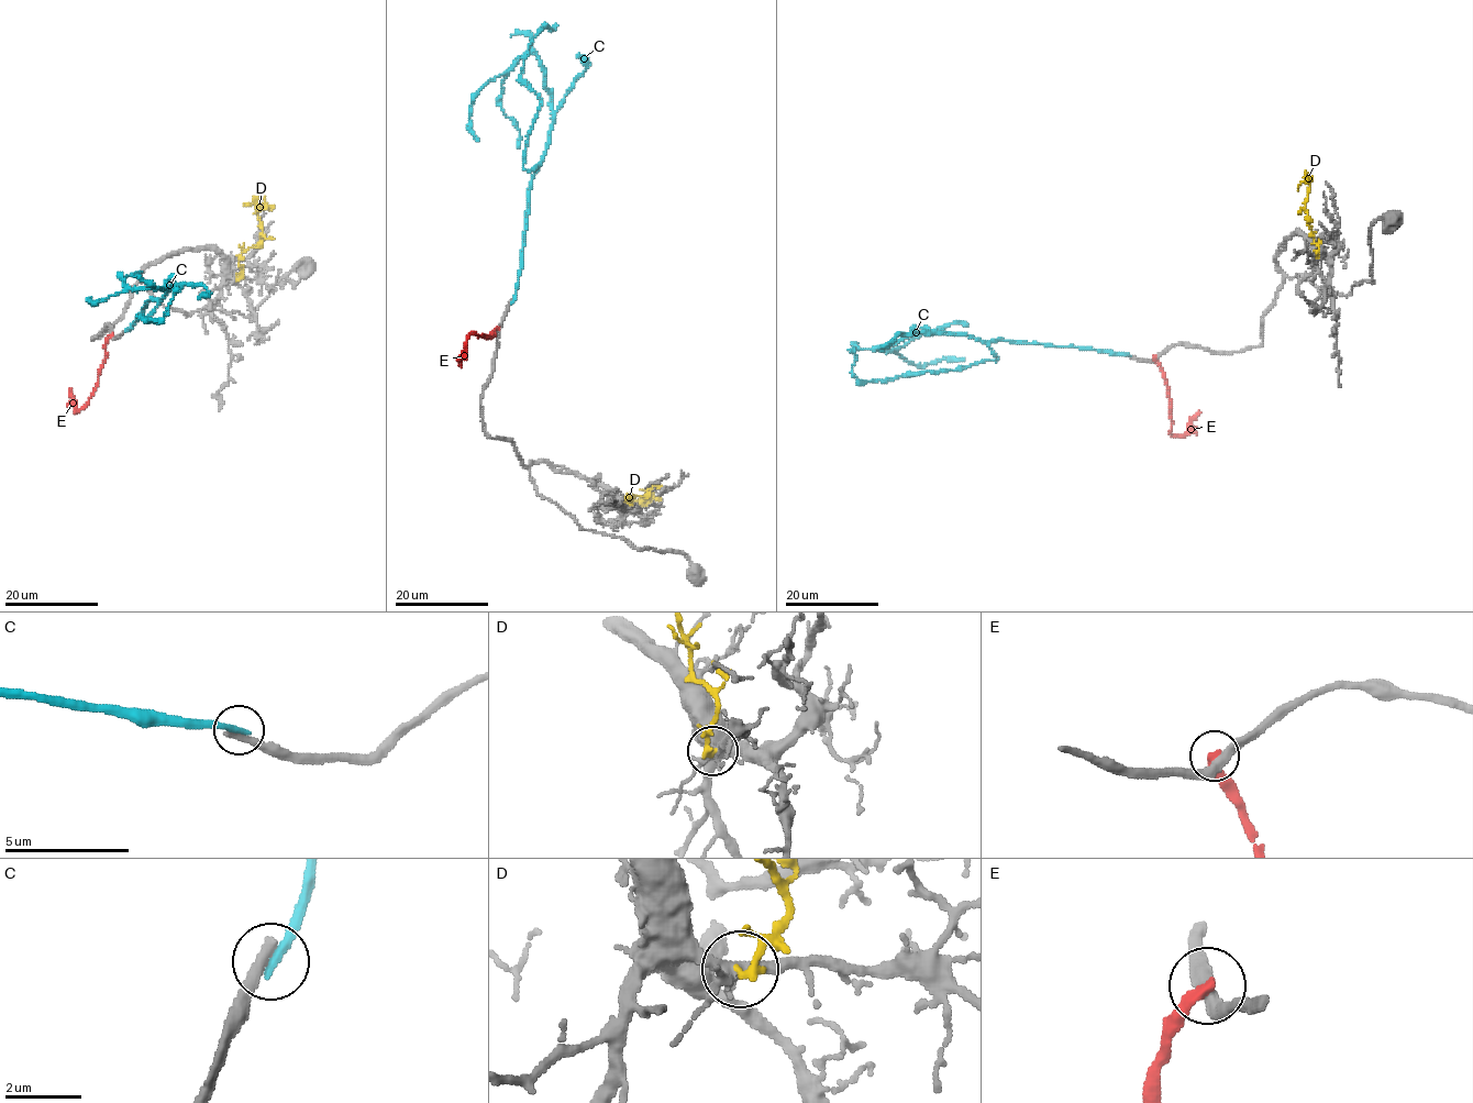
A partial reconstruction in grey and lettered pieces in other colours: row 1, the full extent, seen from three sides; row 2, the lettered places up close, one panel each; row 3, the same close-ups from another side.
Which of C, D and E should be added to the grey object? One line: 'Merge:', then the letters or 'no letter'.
Merge: no letter

